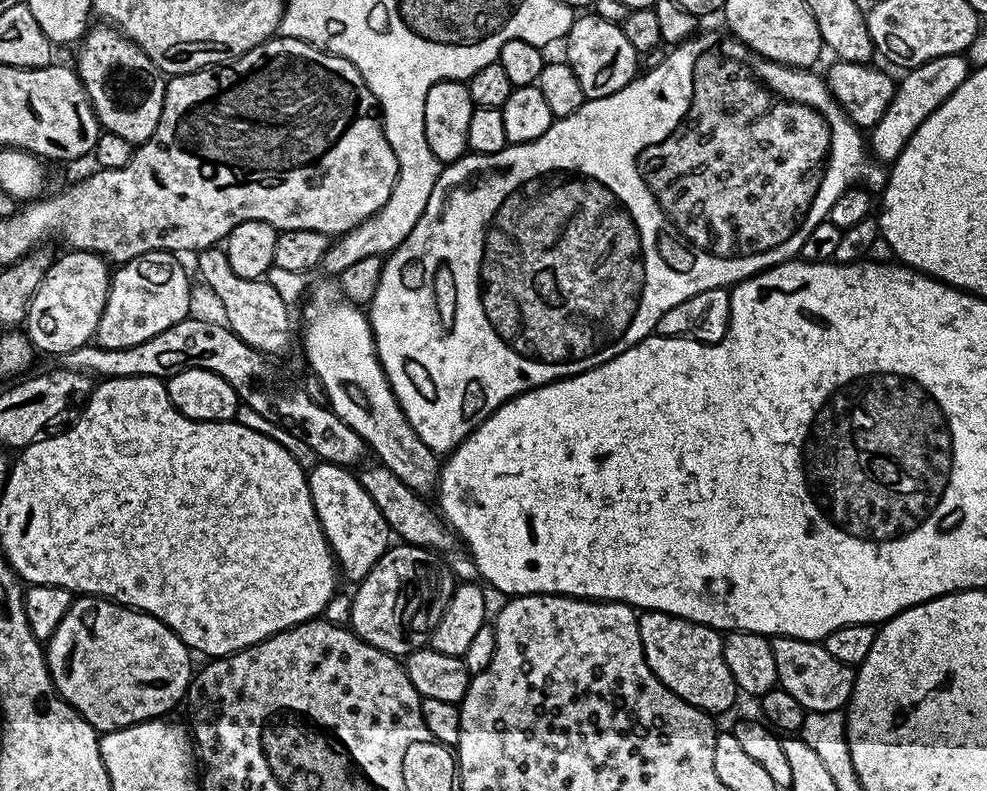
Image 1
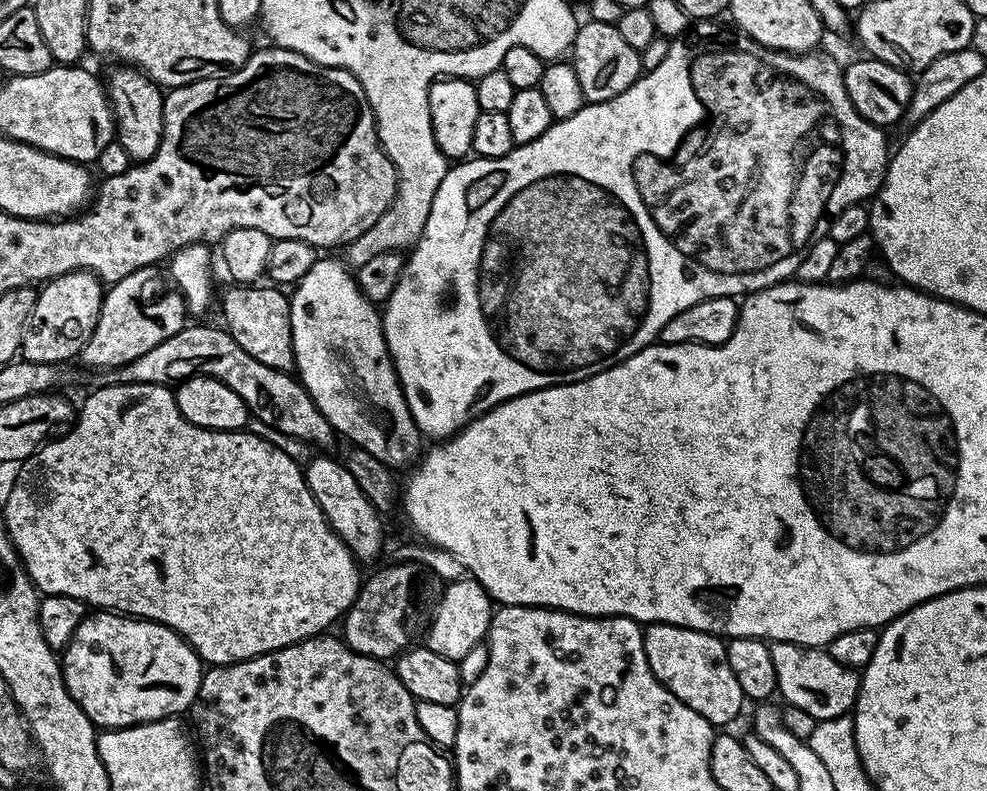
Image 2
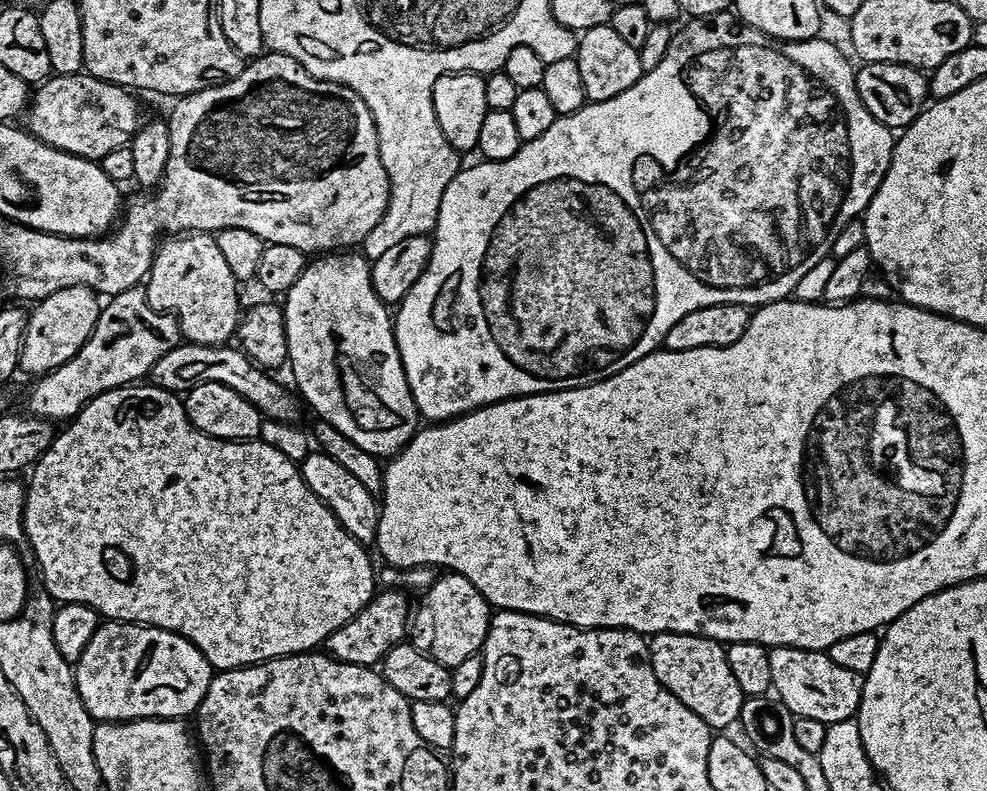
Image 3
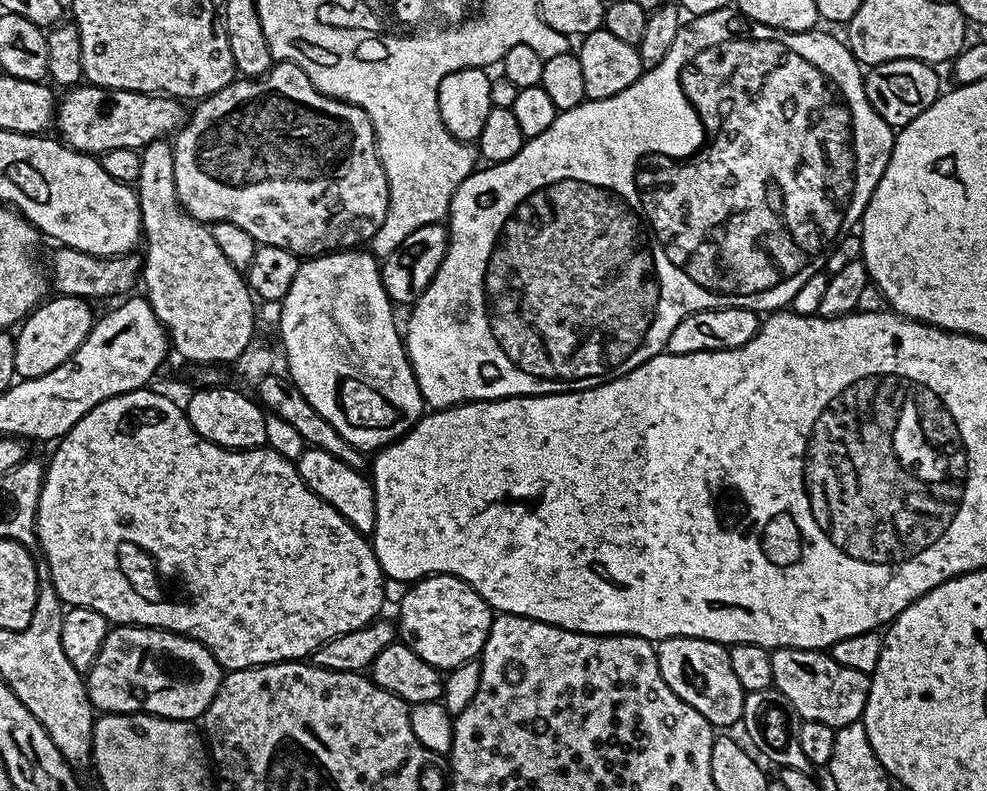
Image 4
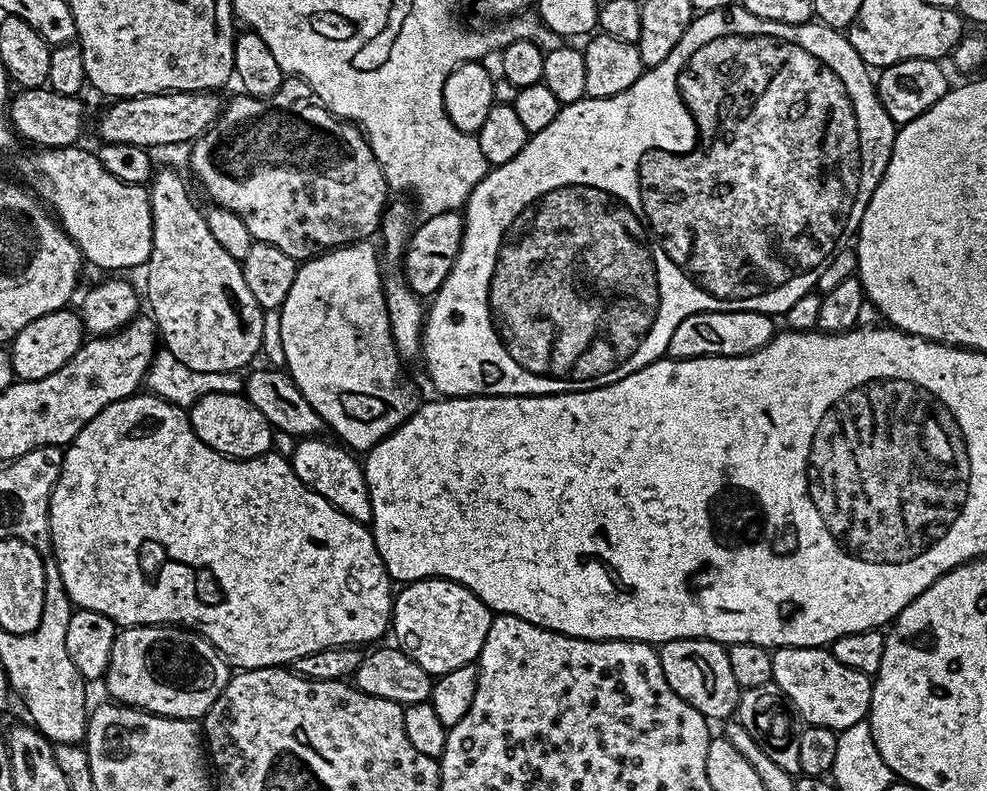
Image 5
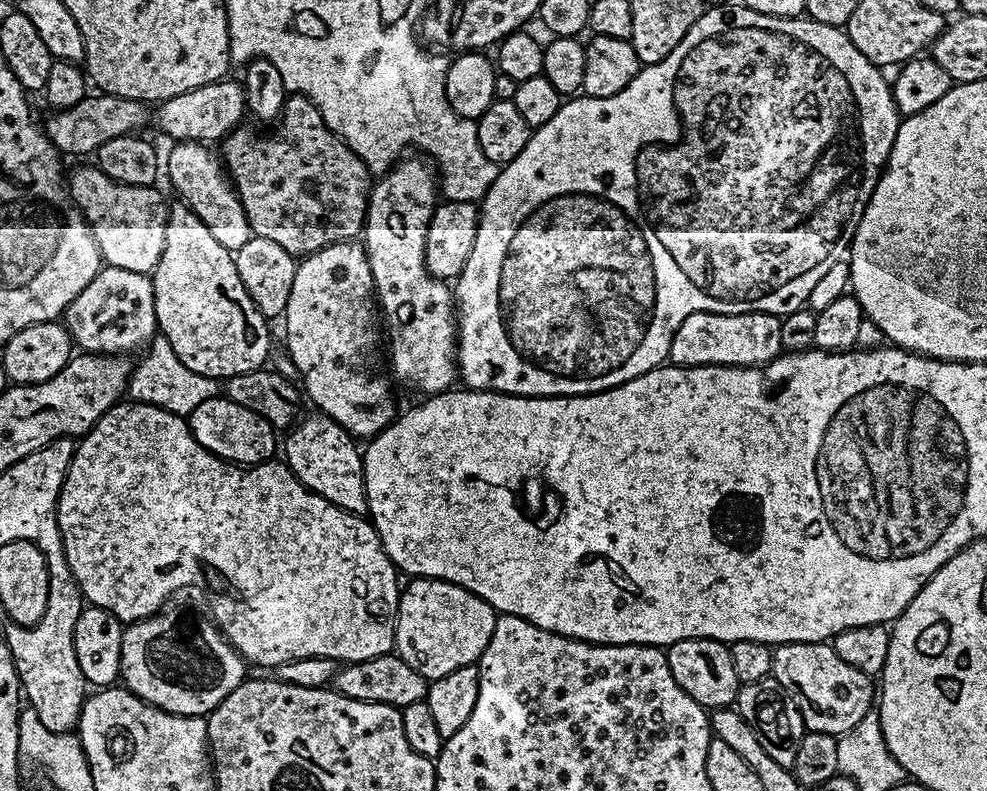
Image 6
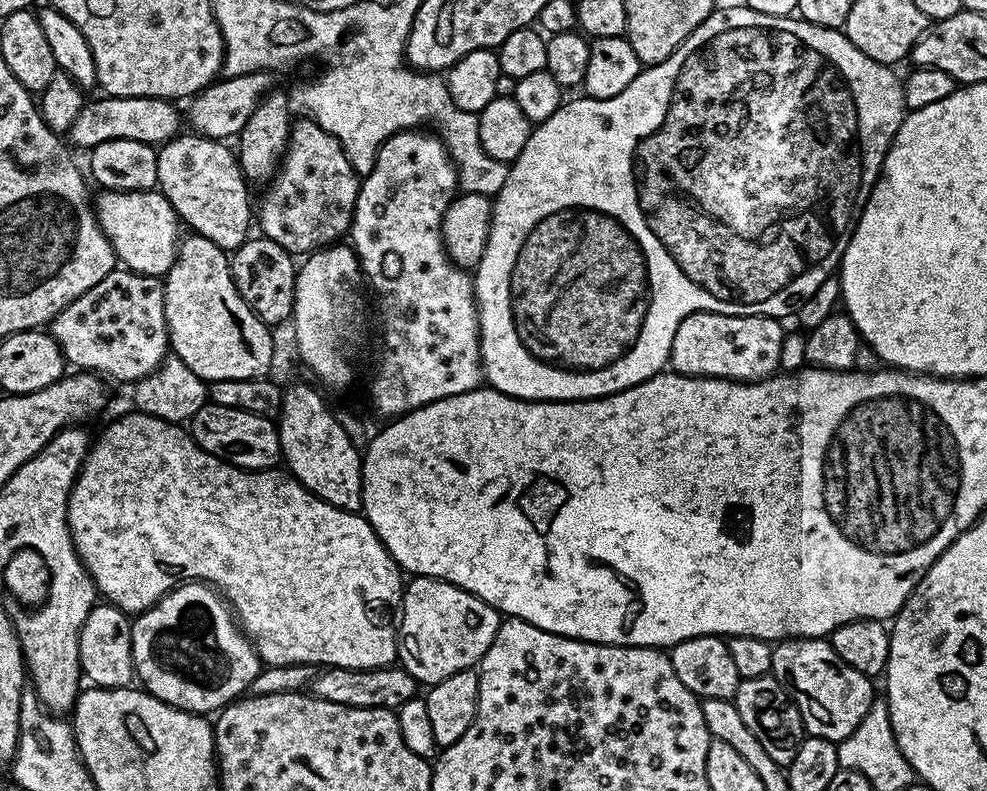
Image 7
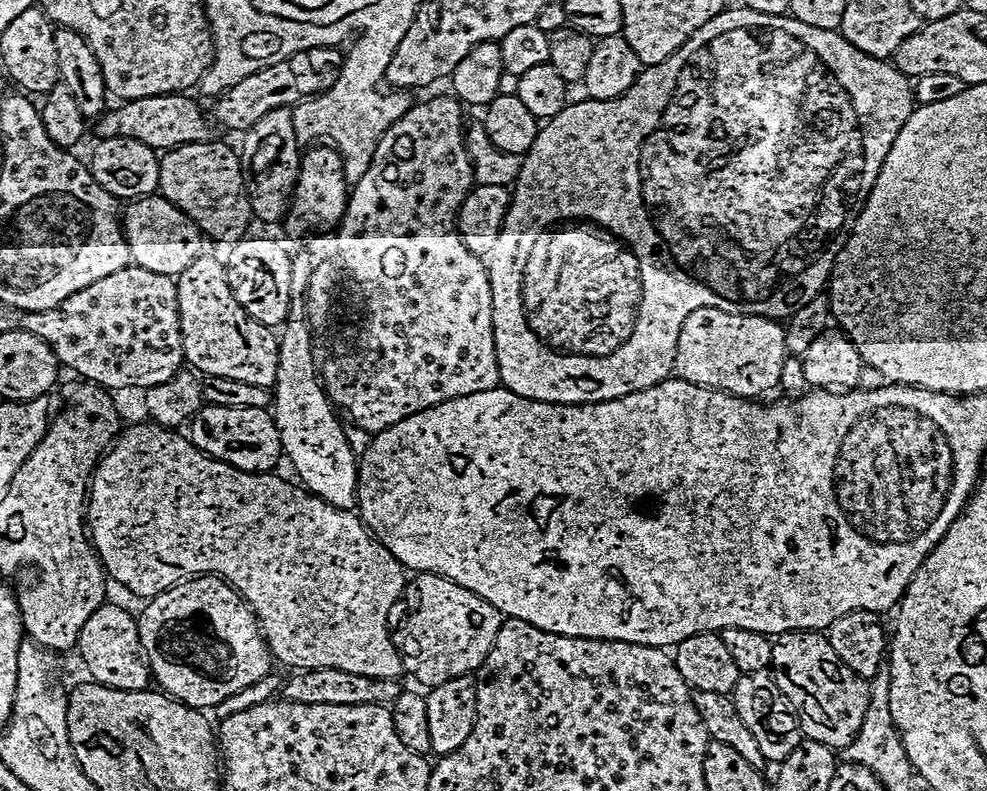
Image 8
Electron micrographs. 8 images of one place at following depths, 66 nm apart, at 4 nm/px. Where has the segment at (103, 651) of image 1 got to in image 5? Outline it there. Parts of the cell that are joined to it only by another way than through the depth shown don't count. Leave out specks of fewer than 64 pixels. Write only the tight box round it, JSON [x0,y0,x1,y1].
[102,626,230,721]

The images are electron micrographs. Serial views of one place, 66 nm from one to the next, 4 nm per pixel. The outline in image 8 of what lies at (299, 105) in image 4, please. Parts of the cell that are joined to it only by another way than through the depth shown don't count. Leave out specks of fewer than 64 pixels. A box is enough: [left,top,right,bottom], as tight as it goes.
[282,142,350,236]

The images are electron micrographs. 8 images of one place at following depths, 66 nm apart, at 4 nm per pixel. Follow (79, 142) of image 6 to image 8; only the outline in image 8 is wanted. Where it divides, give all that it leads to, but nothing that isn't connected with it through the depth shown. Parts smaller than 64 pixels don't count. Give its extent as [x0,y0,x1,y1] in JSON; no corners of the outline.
[95,92,209,150]

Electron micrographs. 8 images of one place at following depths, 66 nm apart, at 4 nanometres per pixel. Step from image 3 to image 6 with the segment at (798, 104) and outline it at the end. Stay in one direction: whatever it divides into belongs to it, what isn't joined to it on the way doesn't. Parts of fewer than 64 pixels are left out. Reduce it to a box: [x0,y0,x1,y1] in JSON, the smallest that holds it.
[454,2,902,396]

